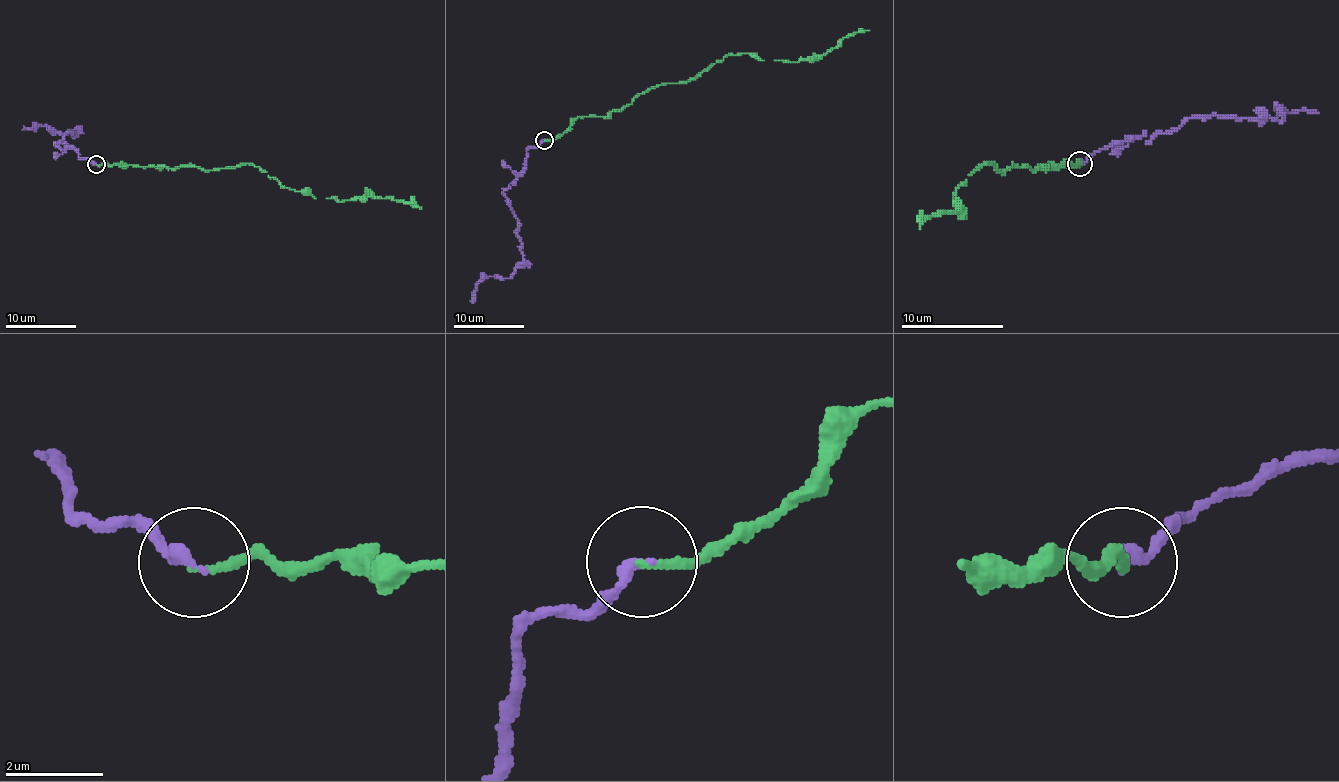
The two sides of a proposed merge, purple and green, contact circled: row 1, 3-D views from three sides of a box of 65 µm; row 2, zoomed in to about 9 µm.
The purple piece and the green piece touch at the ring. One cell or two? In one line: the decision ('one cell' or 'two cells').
one cell

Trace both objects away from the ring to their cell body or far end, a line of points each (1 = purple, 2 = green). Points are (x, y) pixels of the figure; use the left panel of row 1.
1: (96, 165), (75, 149), (55, 144), (69, 131), (75, 135), (52, 133), (45, 126), (24, 129)
2: (96, 165), (203, 170), (252, 163), (291, 189), (316, 198), (340, 202), (372, 196), (421, 209)

